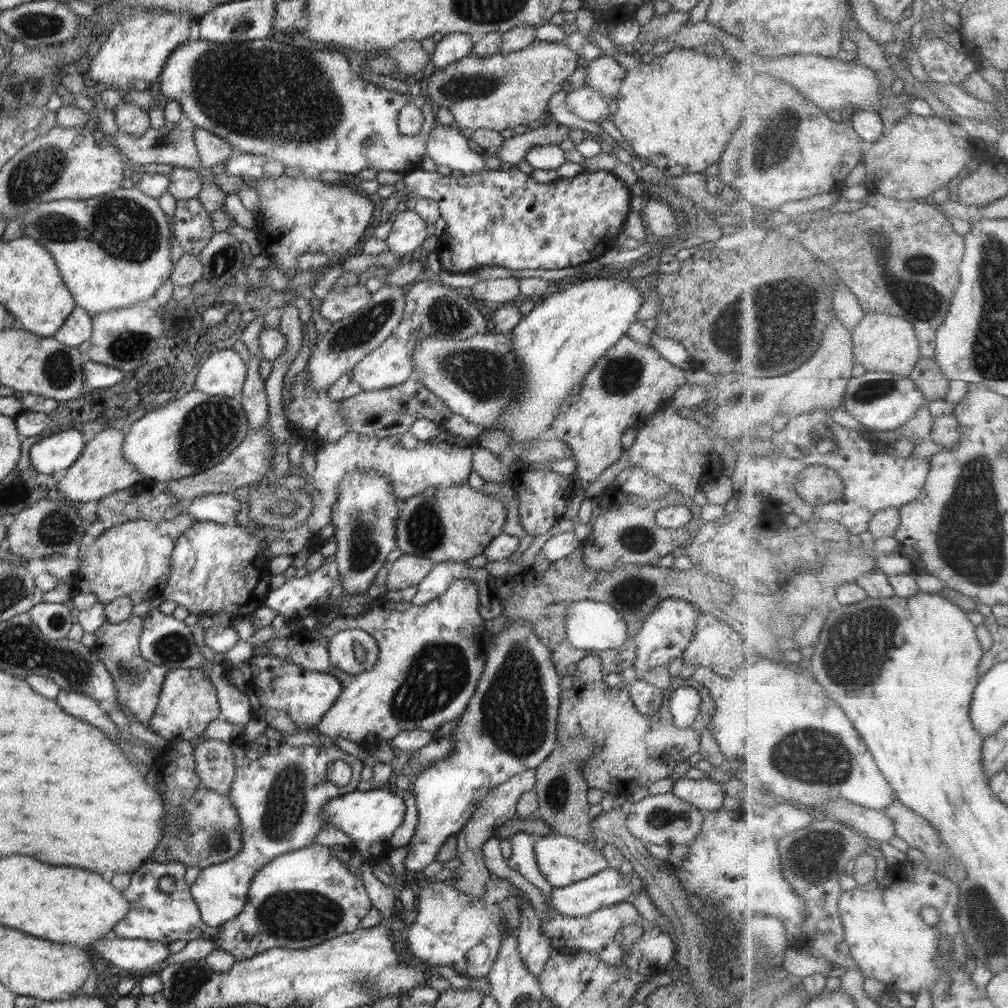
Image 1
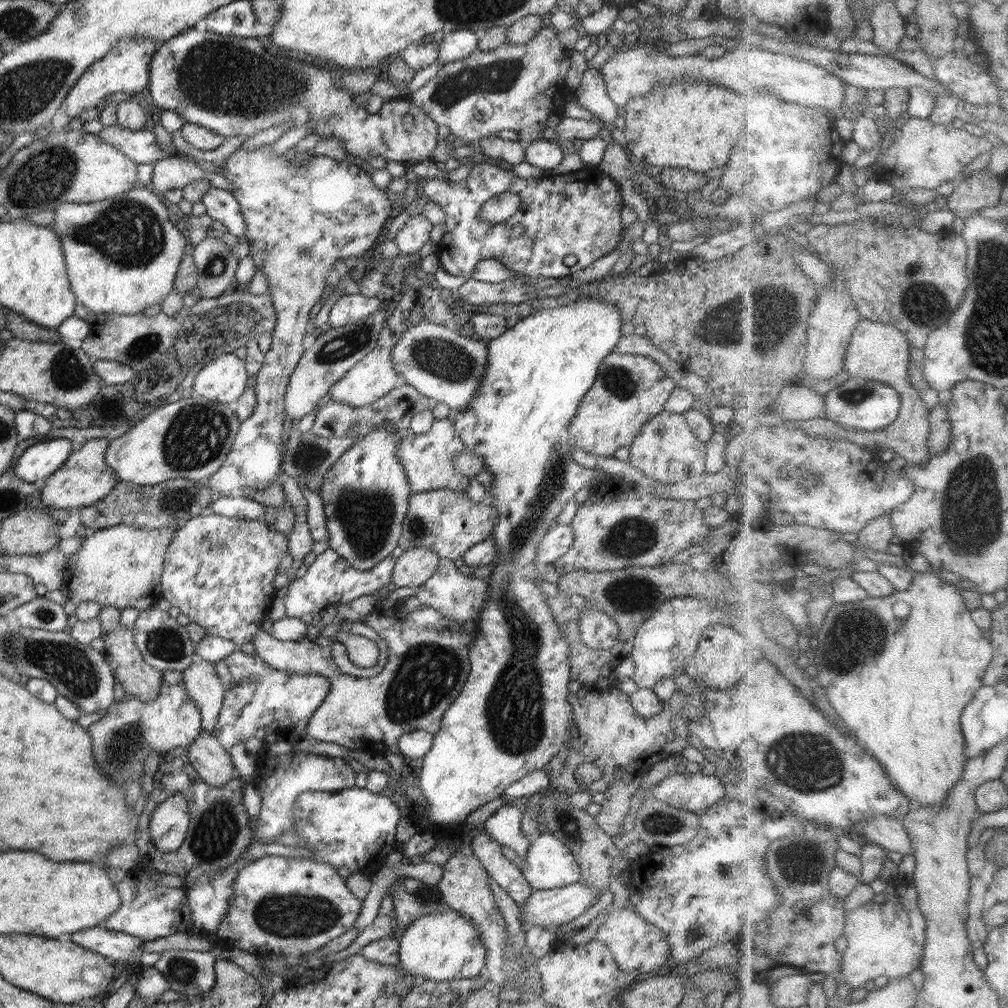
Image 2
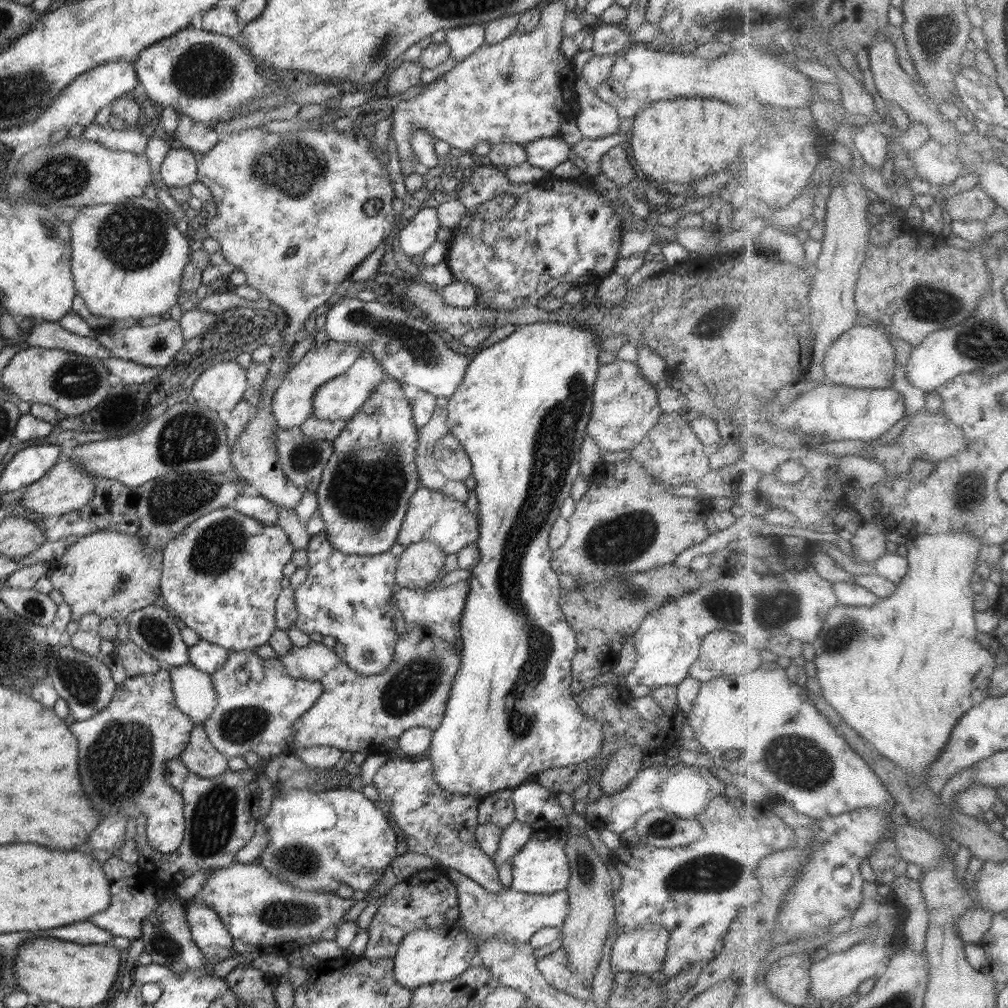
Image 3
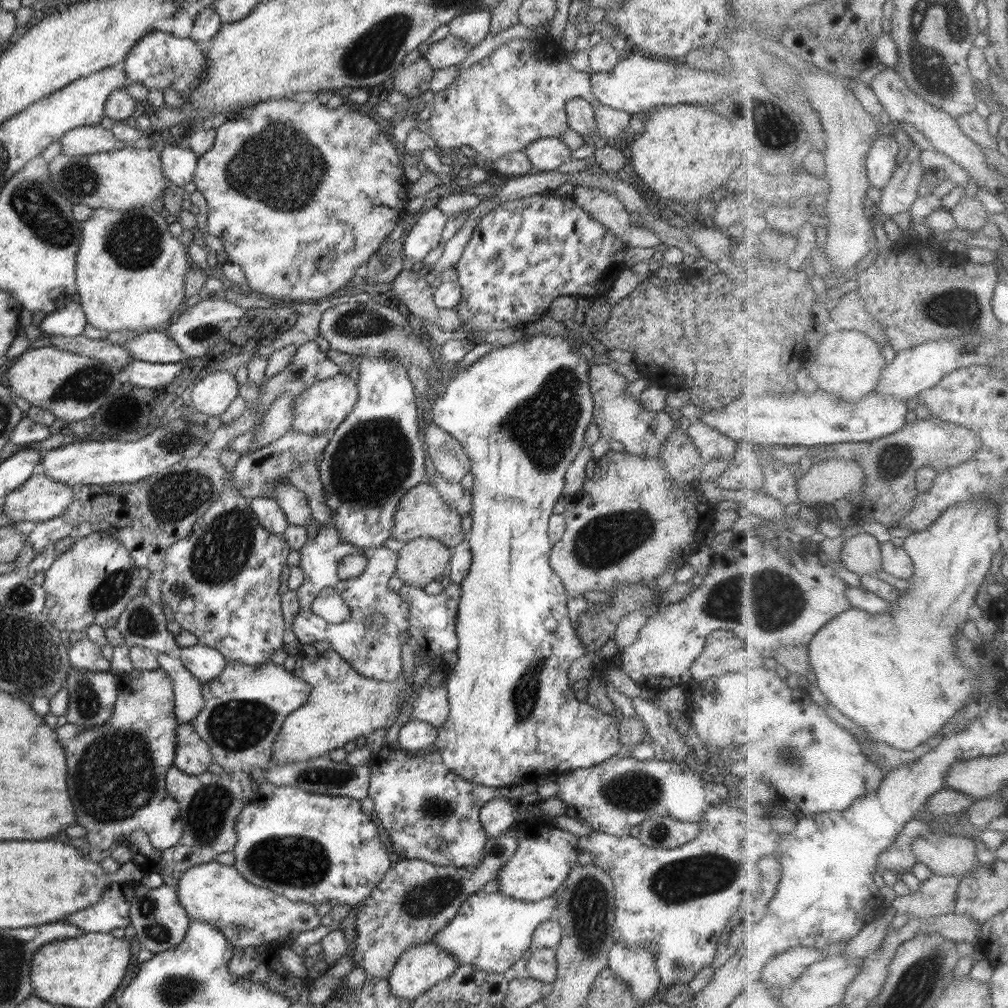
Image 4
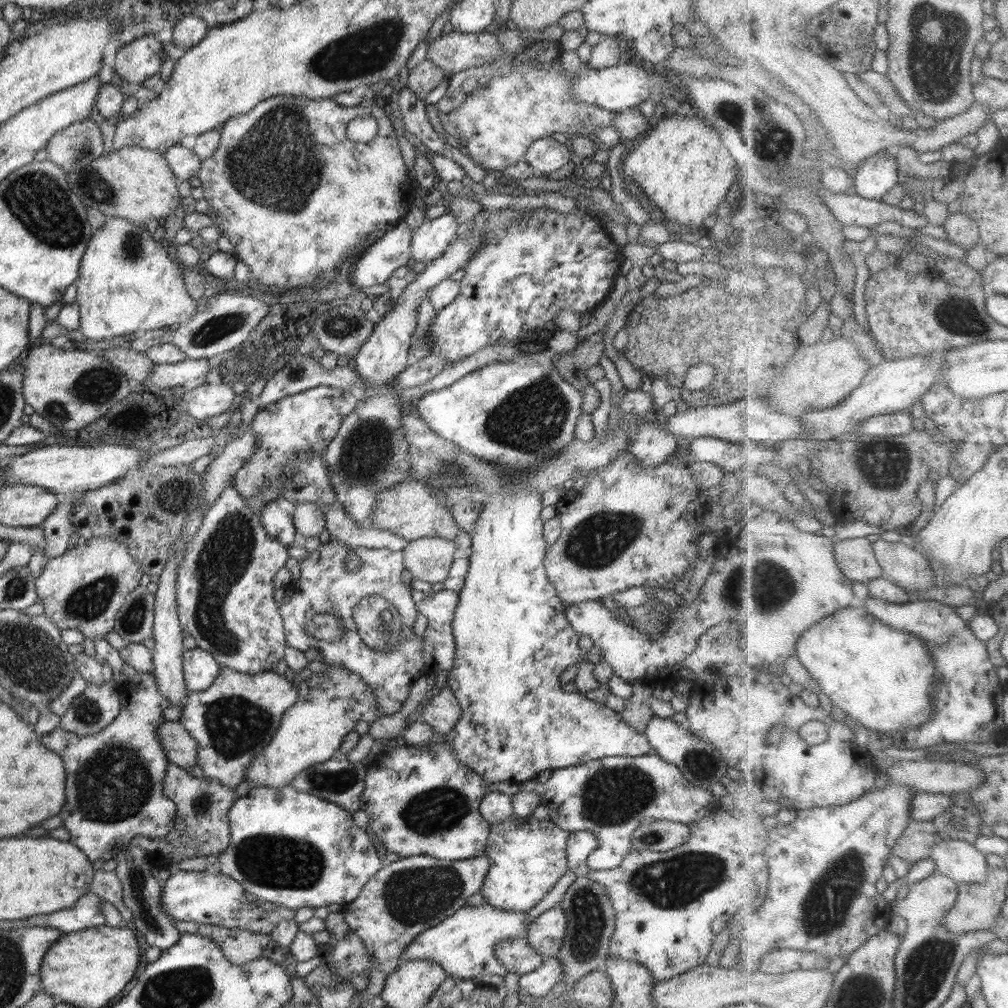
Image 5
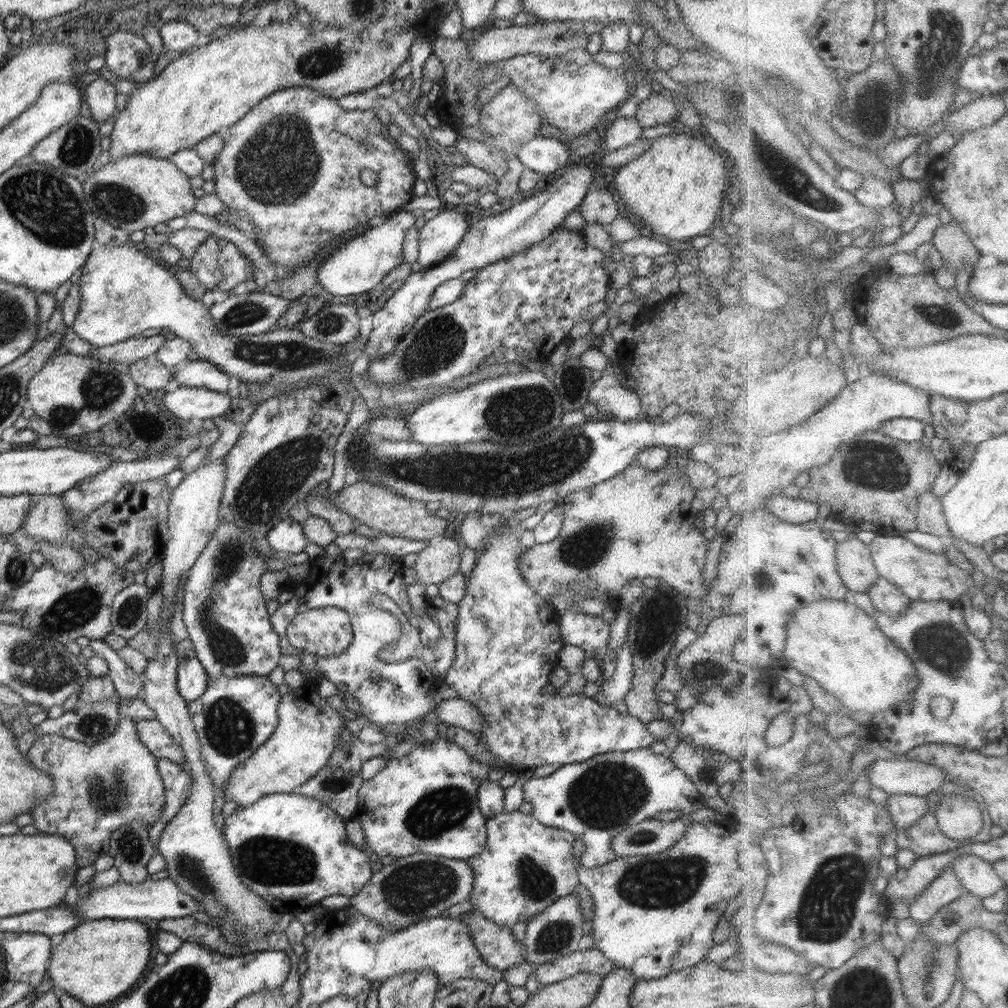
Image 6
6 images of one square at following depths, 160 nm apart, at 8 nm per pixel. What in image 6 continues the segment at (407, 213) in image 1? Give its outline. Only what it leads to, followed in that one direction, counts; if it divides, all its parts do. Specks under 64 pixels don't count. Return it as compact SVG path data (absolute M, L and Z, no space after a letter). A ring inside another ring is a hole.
M446 207L419 228L417 262L430 267L451 256L464 238L470 223L466 215Z

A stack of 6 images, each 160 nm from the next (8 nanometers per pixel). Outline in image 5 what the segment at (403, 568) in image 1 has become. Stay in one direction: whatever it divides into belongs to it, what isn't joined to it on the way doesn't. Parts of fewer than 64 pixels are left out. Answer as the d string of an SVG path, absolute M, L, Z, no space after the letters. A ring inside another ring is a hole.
M419 538L403 550L403 563L414 579L434 584L443 582L454 562L454 541L445 538Z

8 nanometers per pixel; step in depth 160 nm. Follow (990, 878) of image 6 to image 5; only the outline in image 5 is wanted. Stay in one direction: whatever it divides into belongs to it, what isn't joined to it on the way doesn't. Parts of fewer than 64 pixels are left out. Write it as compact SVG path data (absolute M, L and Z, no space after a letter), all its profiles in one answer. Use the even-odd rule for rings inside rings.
M942 840L932 851L938 872L956 880L959 884L986 883L990 875L988 855L978 849L976 843L966 840Z

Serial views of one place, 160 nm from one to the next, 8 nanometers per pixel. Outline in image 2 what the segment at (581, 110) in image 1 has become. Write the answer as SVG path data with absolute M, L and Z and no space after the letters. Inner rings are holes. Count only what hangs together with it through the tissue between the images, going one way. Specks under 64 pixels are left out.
M588 67L583 73L580 87L573 89L572 95L607 125L619 116L617 105L607 93L607 84L600 69Z

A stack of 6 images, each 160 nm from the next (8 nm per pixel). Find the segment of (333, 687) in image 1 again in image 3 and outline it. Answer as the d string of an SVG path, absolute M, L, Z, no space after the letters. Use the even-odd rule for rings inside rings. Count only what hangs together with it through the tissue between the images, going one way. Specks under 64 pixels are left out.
M230 652L226 663L216 672L211 674L212 686L218 695L218 704L212 714L201 725L205 733L216 747L227 759L234 756L245 756L249 750L253 750L262 759L270 759L287 751L287 742L295 732L295 722L314 706L317 698L320 698L323 688L316 681L292 678L282 666L278 658L265 660L260 658L256 652Z

